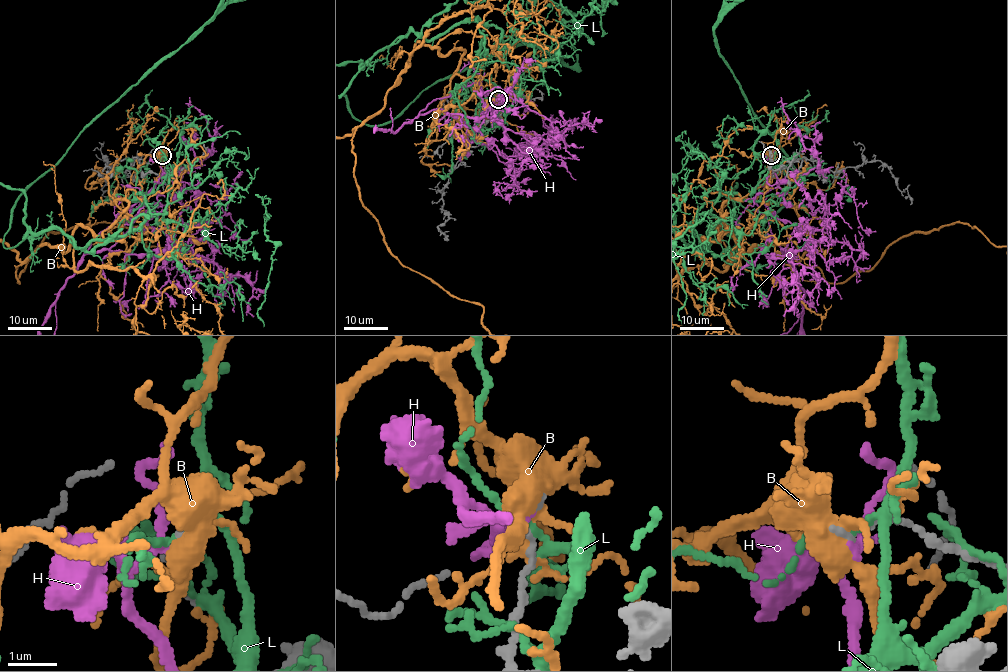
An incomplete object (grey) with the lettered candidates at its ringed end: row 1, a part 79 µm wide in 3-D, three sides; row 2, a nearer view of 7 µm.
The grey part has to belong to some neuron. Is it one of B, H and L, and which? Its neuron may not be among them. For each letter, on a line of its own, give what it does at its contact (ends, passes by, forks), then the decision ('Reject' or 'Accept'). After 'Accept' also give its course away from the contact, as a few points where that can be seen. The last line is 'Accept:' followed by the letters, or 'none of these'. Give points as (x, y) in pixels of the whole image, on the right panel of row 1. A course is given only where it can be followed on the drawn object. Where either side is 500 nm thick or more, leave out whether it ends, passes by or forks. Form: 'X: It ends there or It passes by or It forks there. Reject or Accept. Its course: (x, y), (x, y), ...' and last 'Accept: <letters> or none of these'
B: It forks there. Reject
H: It forks there. Accept
L: It forks there. Reject
Accept: H

